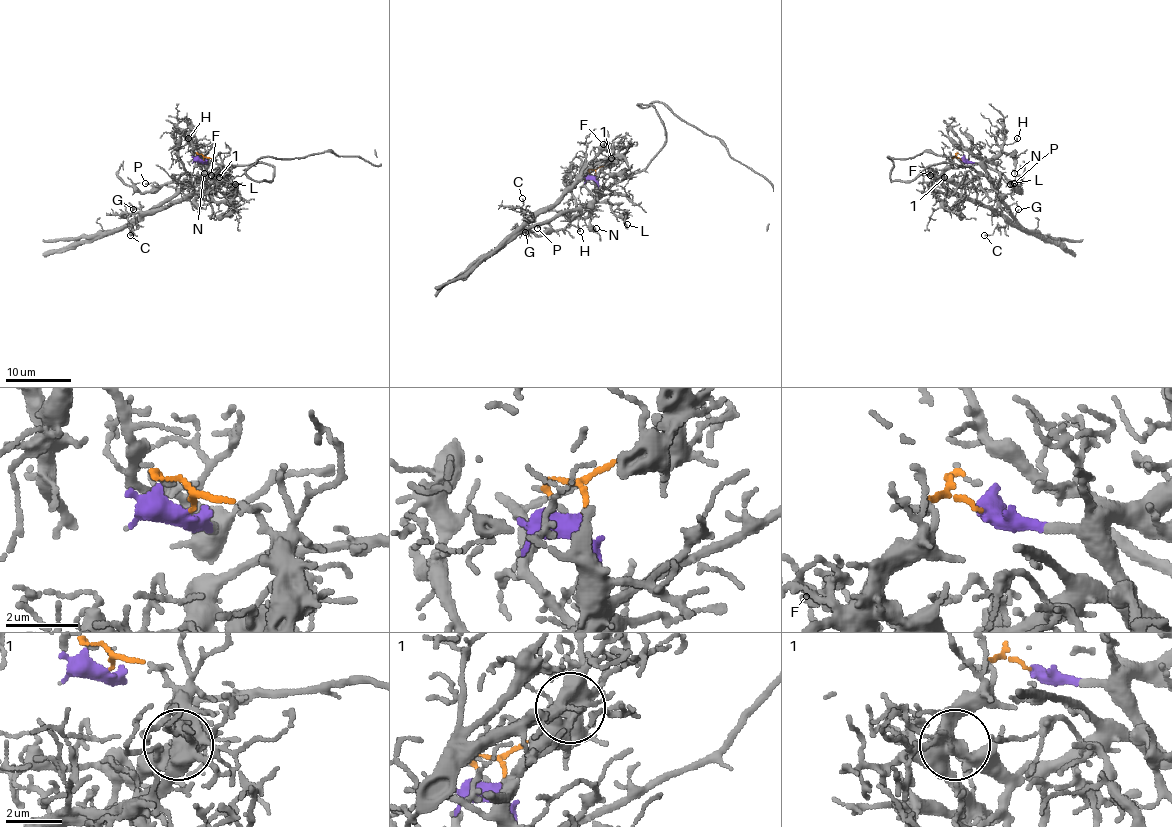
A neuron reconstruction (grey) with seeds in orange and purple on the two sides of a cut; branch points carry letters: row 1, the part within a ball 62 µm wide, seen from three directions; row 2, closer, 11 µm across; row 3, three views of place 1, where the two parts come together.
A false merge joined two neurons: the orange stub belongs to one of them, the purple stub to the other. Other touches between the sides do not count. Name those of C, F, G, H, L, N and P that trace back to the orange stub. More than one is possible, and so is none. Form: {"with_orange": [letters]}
{"with_orange": ["C", "F", "G"]}

